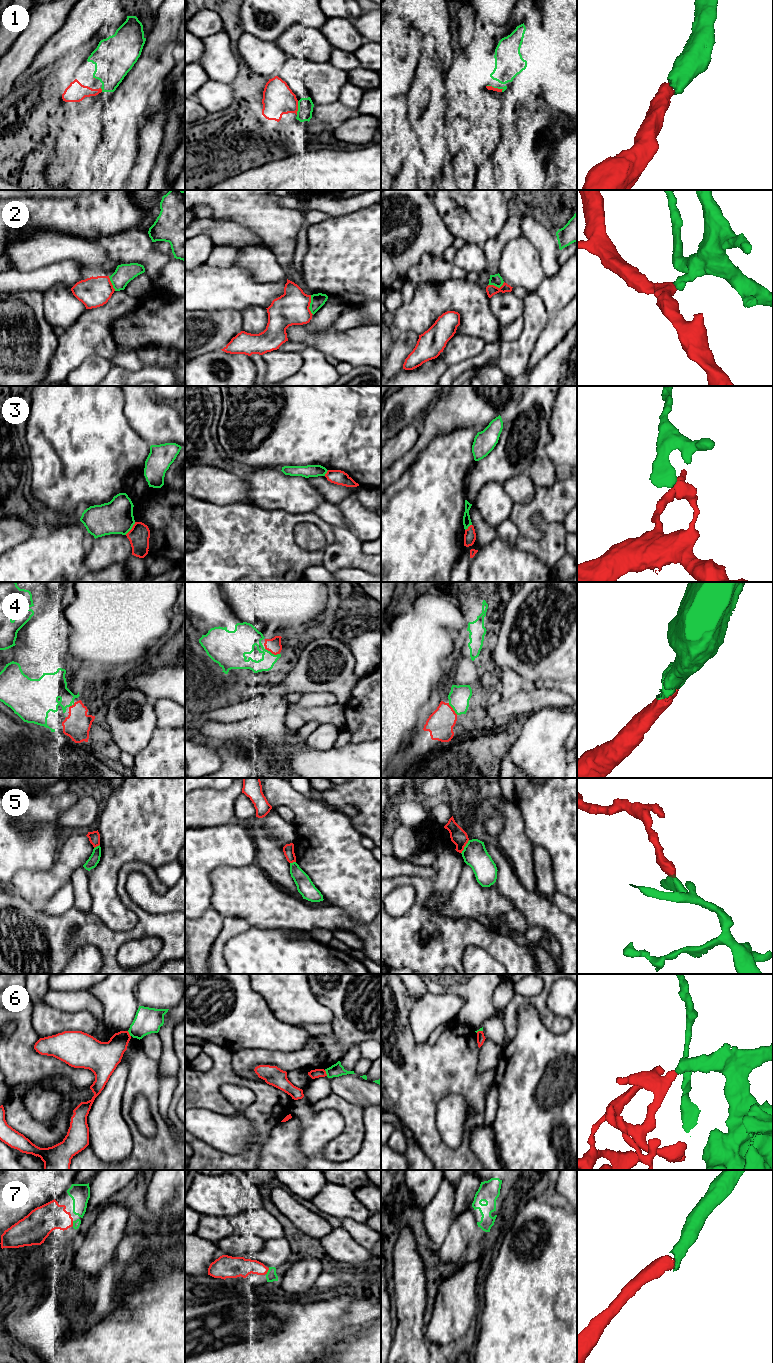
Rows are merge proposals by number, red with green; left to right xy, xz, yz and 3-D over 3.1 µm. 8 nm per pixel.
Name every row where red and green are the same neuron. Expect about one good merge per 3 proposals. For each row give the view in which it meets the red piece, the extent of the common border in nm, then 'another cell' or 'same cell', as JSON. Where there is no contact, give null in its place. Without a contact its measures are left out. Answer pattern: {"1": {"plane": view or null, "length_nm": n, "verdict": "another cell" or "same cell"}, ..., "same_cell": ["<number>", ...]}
{"1": {"plane": "xz", "length_nm": 110, "verdict": "same cell"}, "2": {"plane": "xz", "length_nm": 160, "verdict": "another cell"}, "3": {"plane": "xy", "length_nm": 130, "verdict": "another cell"}, "4": {"plane": "xz", "length_nm": 130, "verdict": "same cell"}, "5": {"plane": "yz", "length_nm": 130, "verdict": "another cell"}, "6": {"plane": "xz", "length_nm": 50, "verdict": "another cell"}, "7": {"plane": "xz", "length_nm": 60, "verdict": "same cell"}, "same_cell": ["1", "4", "7"]}

